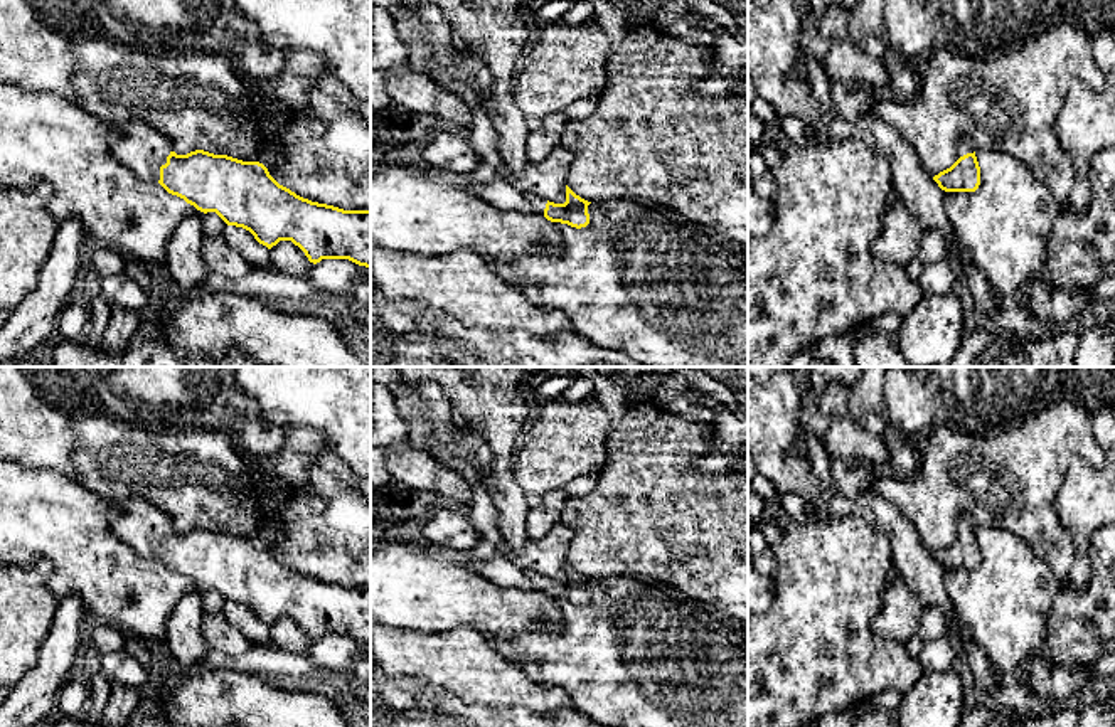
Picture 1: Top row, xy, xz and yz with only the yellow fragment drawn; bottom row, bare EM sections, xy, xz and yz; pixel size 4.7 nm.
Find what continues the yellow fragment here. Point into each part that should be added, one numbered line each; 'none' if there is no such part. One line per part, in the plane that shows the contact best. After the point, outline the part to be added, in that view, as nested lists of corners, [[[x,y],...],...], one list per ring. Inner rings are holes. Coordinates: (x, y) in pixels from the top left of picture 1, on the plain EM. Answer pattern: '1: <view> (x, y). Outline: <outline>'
1: xy (137, 522). Outline: [[[143,498],[109,503],[115,508],[109,528],[115,537],[143,557],[158,559],[160,544],[167,540],[172,520]]]

